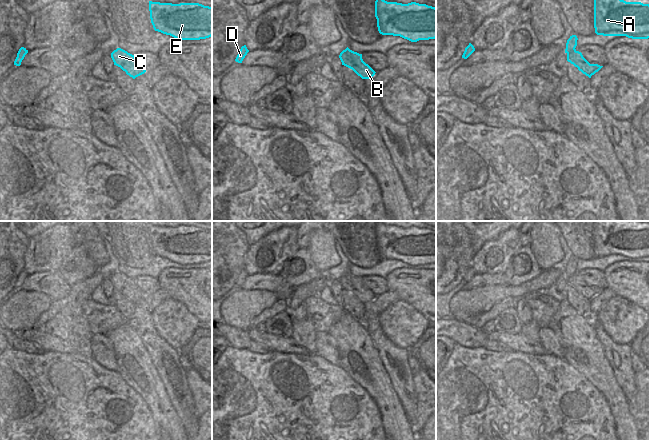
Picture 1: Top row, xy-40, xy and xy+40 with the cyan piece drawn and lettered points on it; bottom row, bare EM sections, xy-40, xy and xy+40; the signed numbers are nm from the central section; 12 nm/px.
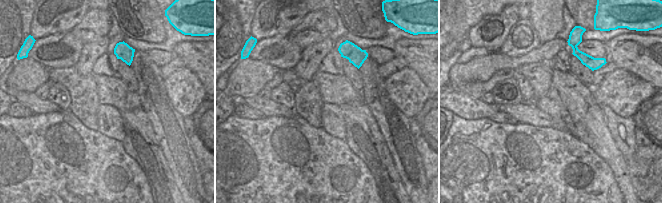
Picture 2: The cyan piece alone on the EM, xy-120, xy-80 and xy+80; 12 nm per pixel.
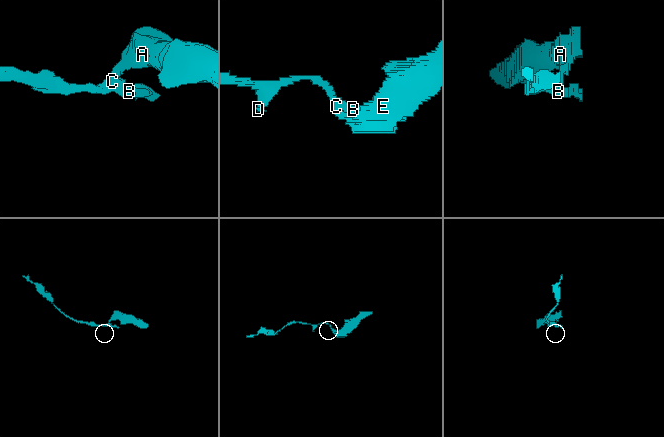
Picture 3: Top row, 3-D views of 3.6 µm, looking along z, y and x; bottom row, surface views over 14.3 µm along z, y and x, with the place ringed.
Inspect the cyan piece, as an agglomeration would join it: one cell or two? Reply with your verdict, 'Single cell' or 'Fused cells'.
Fused cells

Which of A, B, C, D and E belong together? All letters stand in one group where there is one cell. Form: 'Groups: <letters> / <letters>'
Groups: A E / B C D

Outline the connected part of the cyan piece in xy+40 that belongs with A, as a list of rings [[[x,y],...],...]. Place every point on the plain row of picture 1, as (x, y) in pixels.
[[[595,221],[594,252],[597,259],[648,263],[649,228],[626,226],[619,221]]]

